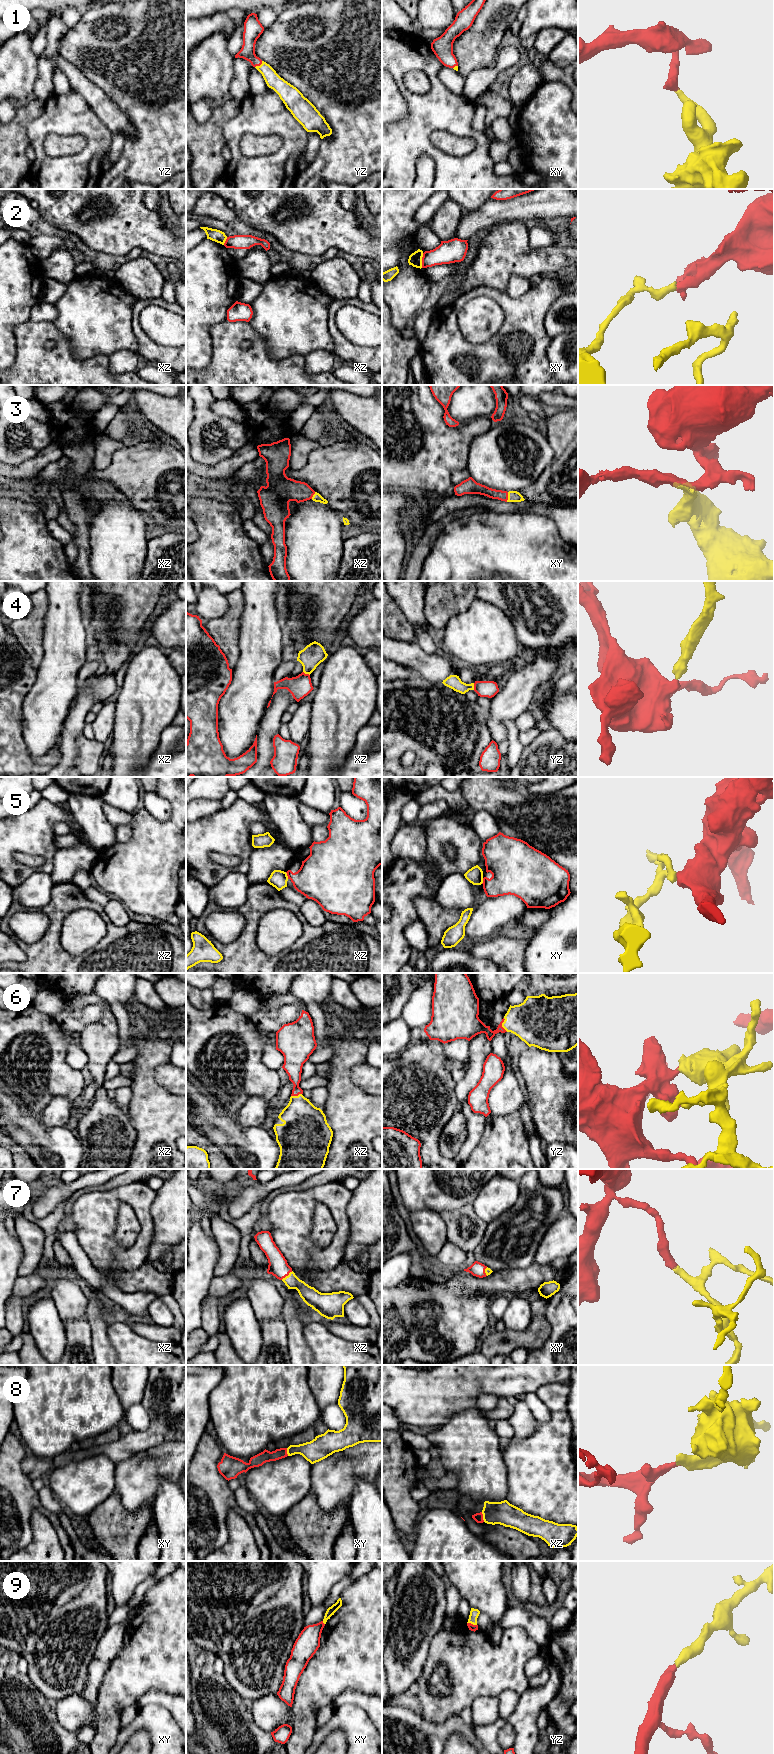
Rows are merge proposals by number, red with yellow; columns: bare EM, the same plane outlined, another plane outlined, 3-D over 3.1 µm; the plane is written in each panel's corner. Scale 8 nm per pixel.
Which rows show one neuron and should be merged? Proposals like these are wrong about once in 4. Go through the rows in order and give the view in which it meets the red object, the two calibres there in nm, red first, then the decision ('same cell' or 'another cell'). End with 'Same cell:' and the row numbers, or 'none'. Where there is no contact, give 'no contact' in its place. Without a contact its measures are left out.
1: contact in yz; calibres 120 and 120 nm; same cell
2: contact in xy; calibres 190 and 110 nm; another cell
3: contact in xy; calibres 90 and 100 nm; same cell
4: contact in xz; calibres 180 and 180 nm; same cell
5: contact in xz; calibres 340 and 140 nm; another cell
6: contact in yz; calibres 180 and 320 nm; same cell
7: contact in xz; calibres 160 and 140 nm; same cell
8: contact in xz; calibres 80 and 190 nm; same cell
9: contact in yz; calibres 50 and 80 nm; same cell
Same cell: 1, 3, 4, 6, 7, 8, 9

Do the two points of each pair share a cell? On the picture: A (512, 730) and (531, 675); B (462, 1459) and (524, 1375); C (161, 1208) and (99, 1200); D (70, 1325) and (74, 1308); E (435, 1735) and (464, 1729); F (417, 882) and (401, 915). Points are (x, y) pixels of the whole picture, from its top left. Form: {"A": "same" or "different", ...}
{"A": "different", "B": "different", "C": "different", "D": "different", "E": "same", "F": "same"}

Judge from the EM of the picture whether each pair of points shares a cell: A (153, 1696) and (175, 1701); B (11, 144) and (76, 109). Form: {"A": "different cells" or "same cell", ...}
{"A": "same cell", "B": "different cells"}

